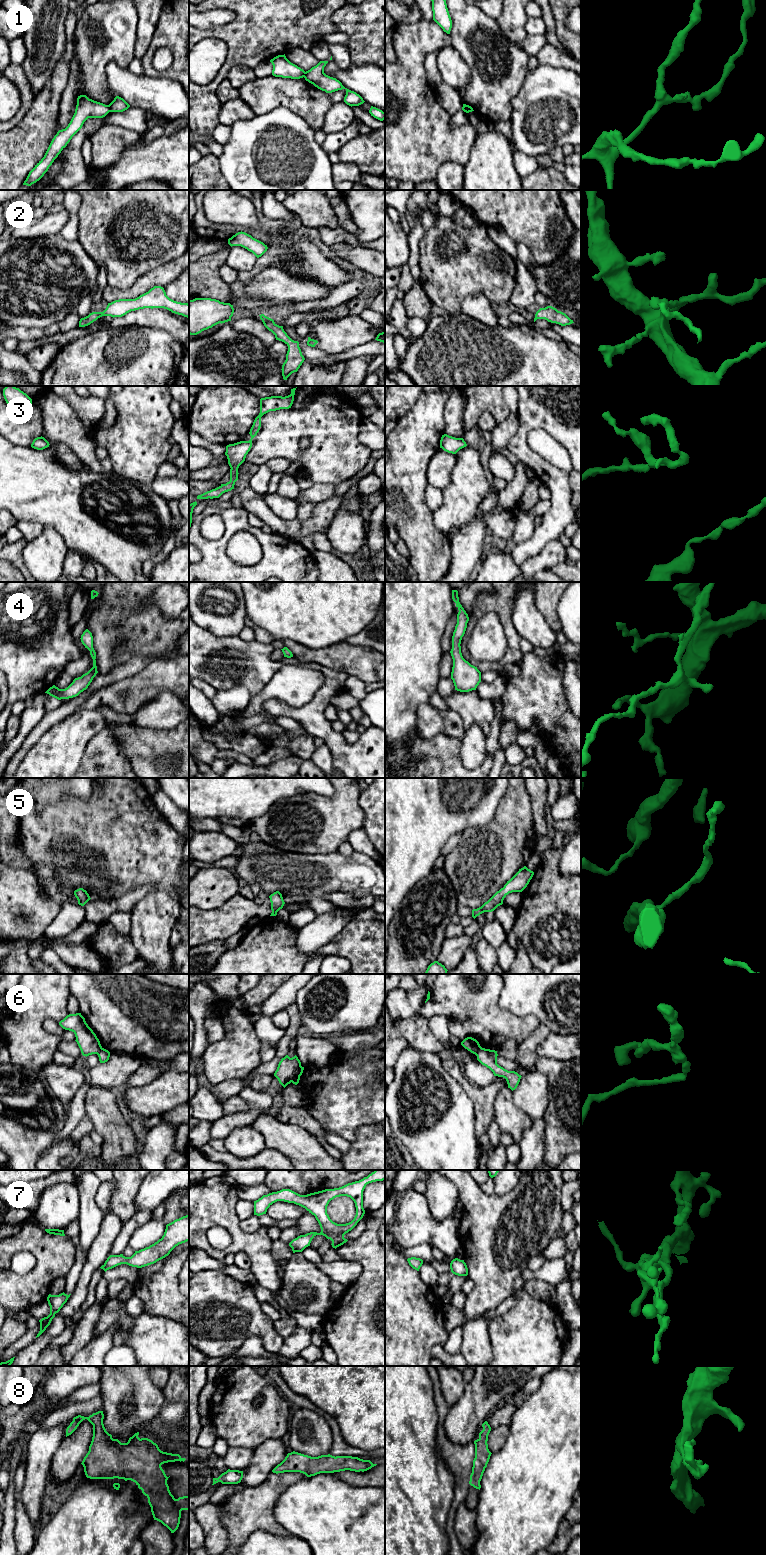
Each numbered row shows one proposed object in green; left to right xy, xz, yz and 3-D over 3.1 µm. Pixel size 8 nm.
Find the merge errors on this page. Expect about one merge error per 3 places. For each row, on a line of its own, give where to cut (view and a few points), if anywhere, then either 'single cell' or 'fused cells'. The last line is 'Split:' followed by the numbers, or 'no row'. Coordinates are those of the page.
1: cut xy (108, 105), (110, 111); fused cells
2: cut none; single cell
3: cut none; single cell
4: cut none; single cell
5: cut none; single cell
6: cut xz (300, 1065), (295, 1070), (291, 1081); fused cells
7: cut none; single cell
8: cut none; single cell
Split: 1, 6

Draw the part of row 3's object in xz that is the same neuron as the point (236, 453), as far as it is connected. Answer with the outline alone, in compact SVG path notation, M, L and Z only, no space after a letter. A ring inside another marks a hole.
M296 388L291 389L291 394L285 397L271 396L260 399L260 413L255 418L249 432L251 439L249 441L240 441L226 446L225 455L227 456L228 464L231 468L230 481L226 484L221 484L215 489L198 495L197 499L219 498L223 493L234 489L235 482L238 480L238 468L245 461L246 455L252 447L252 439L257 435L260 430L261 417L270 411L291 408L294 401Z

